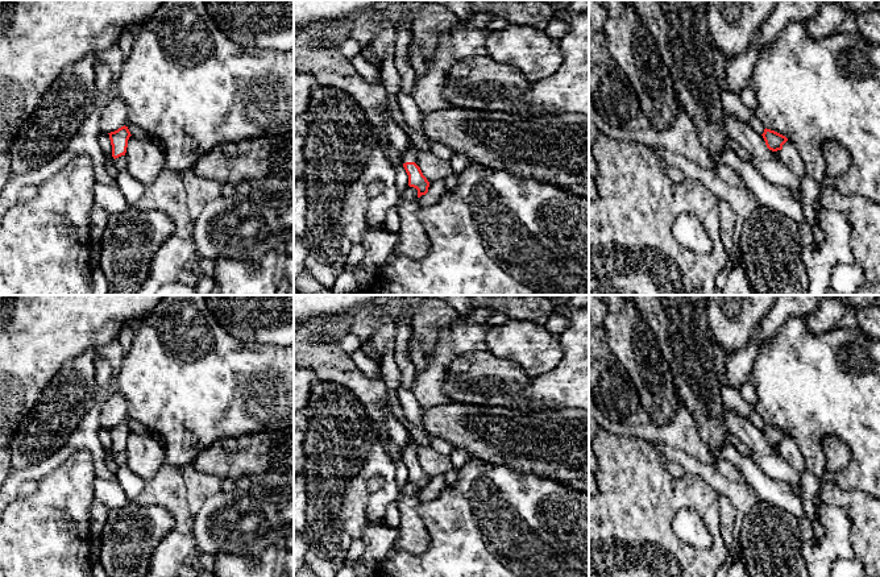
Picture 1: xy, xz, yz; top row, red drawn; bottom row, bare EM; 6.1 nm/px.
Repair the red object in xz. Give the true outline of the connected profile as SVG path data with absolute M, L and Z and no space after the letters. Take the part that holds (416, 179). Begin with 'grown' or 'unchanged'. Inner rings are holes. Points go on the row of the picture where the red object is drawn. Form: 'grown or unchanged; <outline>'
grown; M411 144L403 155L403 167L408 175L408 186L418 190L418 198L428 192L429 182L420 167L414 162L416 148Z

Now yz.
unchanged; M767 128L761 136L765 141L767 148L772 151L781 150L783 145L788 141L785 136Z

